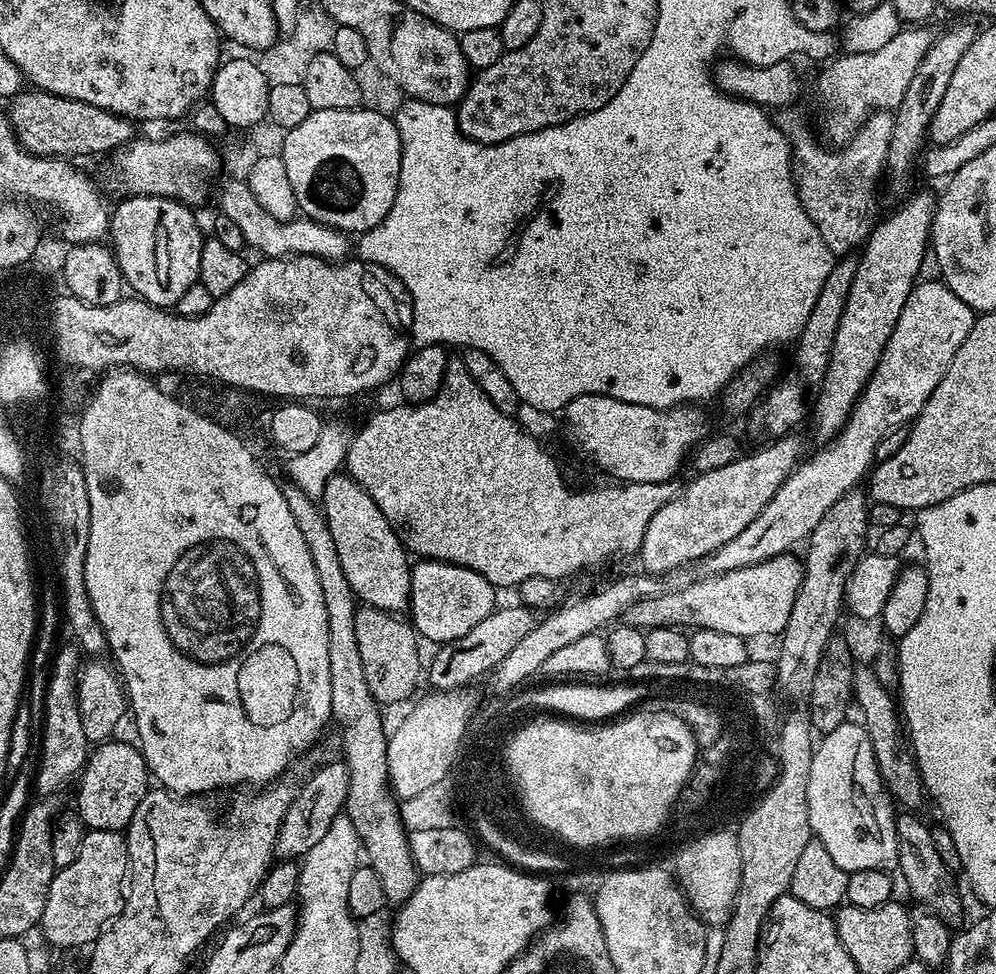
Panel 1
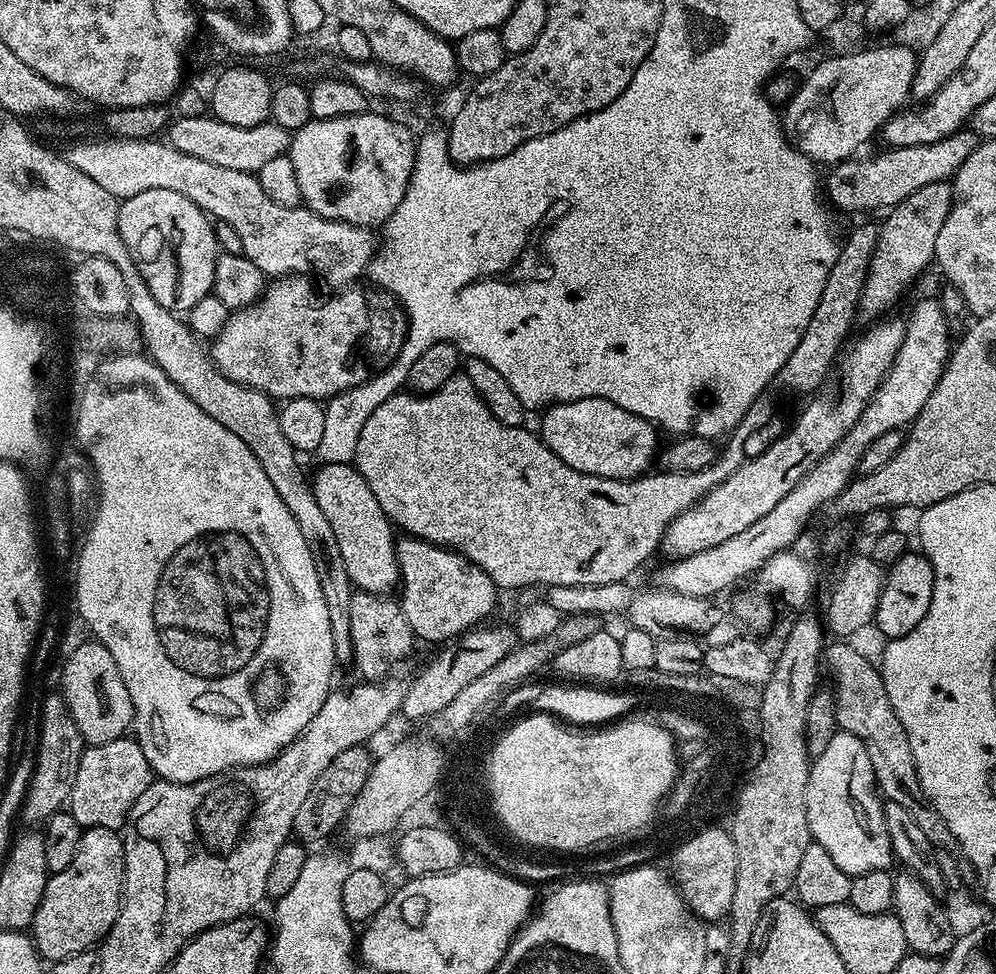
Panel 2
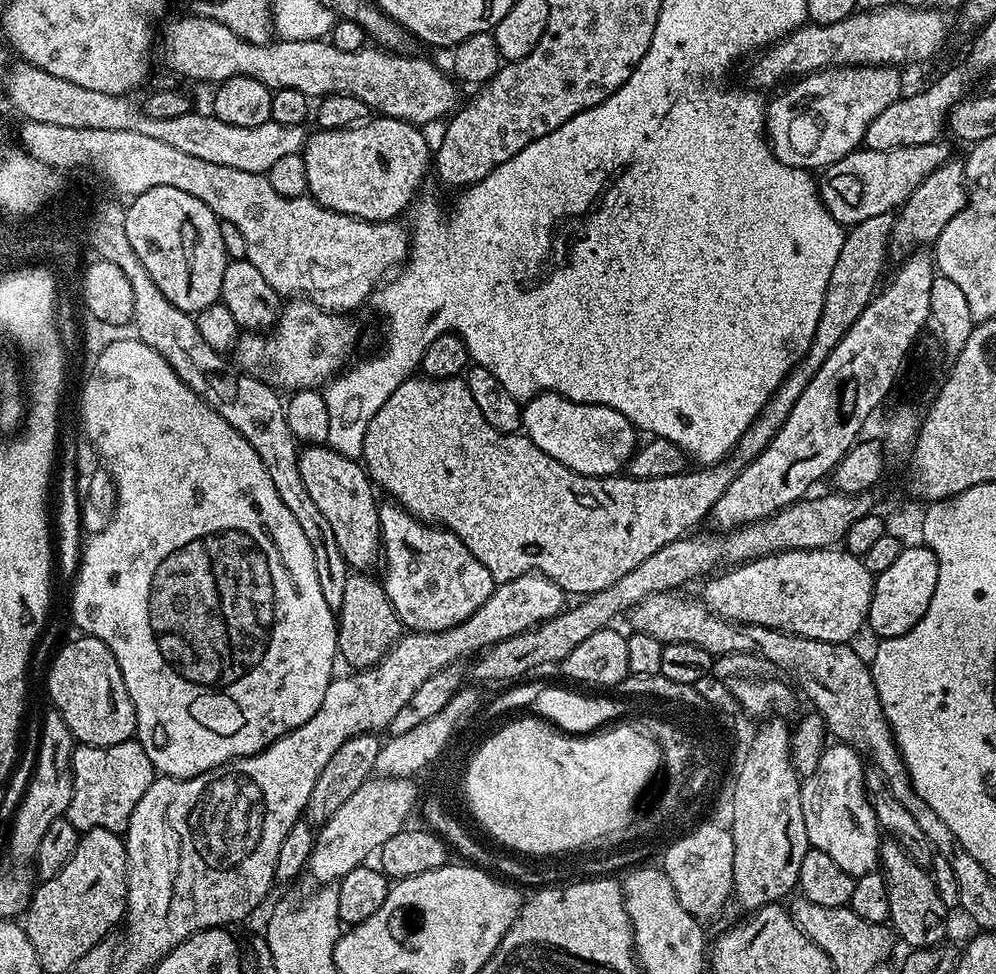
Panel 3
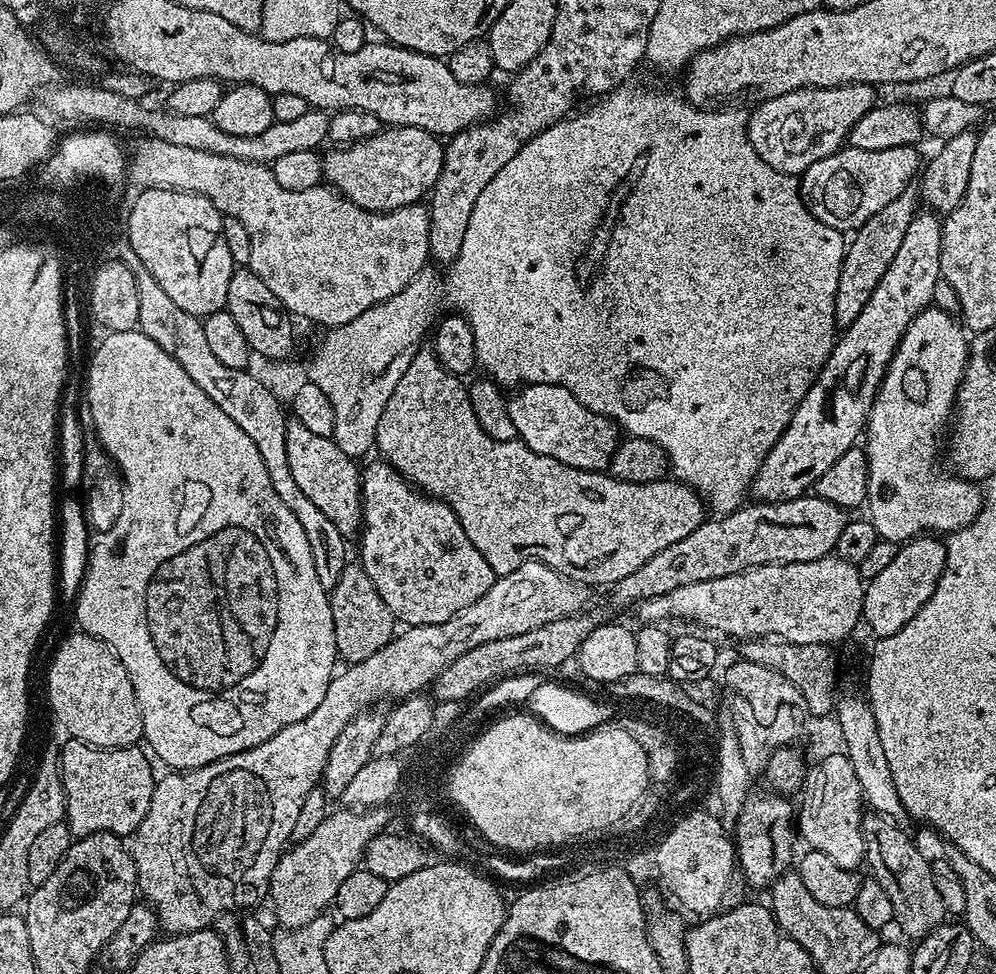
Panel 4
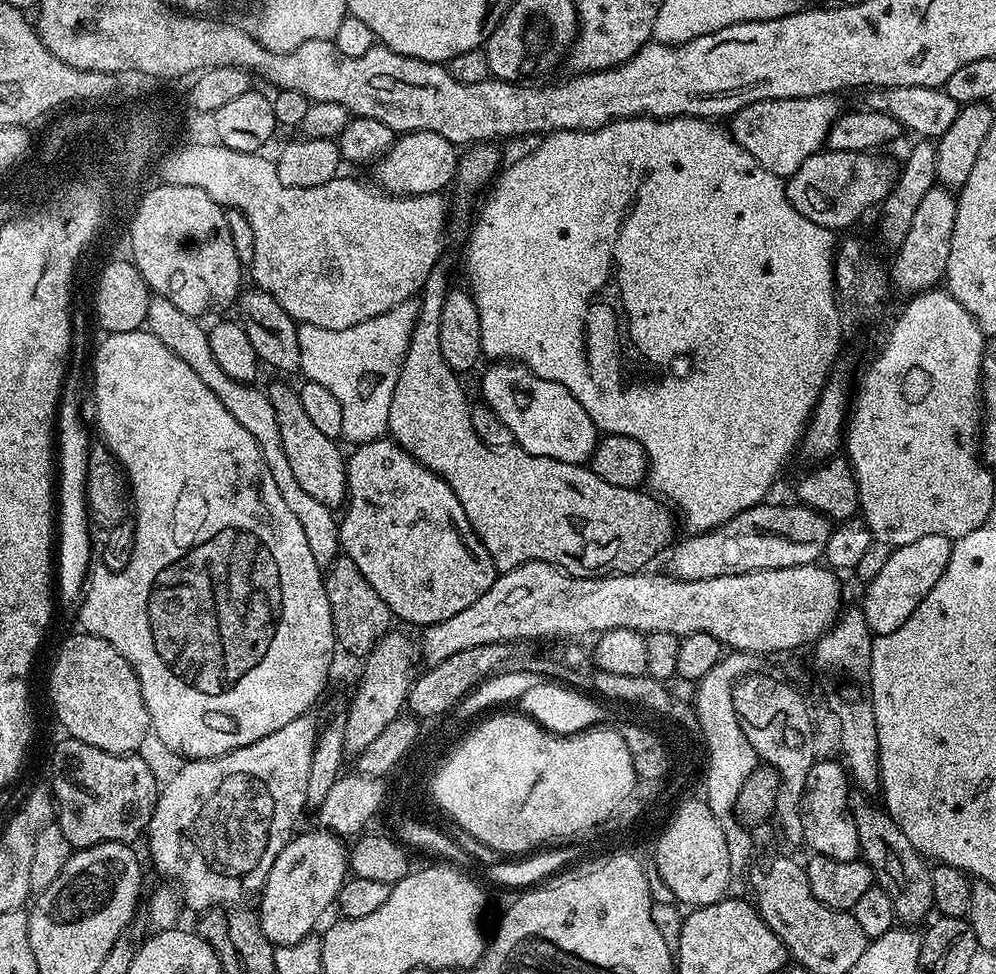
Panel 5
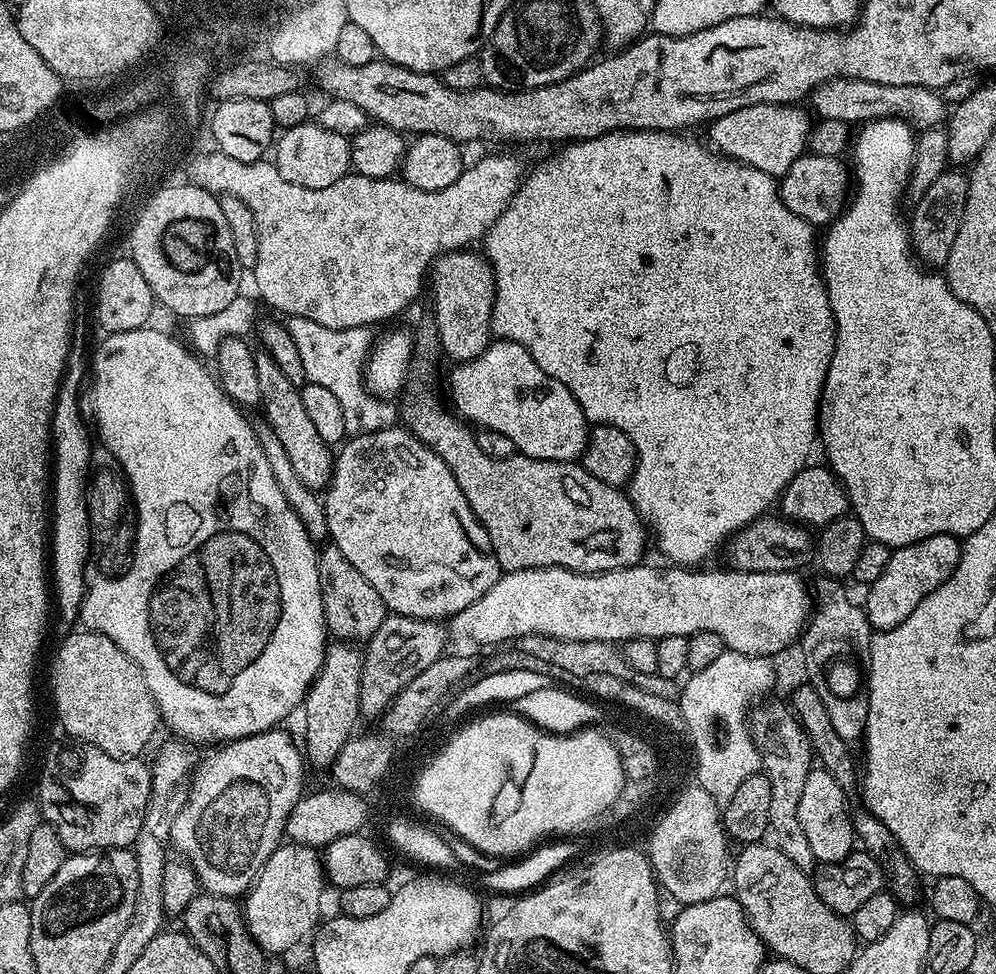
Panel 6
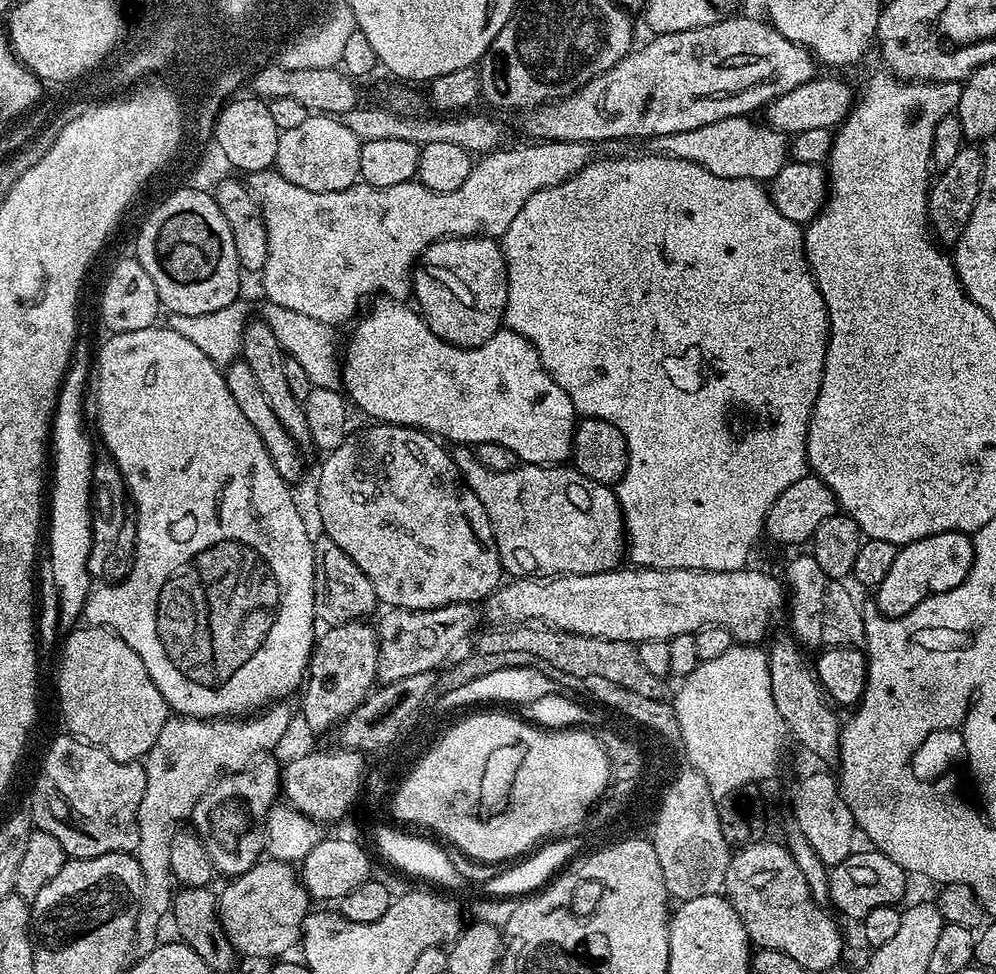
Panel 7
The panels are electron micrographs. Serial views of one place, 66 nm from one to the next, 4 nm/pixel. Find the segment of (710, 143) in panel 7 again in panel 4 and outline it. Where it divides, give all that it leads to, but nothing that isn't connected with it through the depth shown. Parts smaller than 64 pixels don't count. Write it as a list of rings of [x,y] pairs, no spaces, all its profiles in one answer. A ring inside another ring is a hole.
[[[842,84],[829,88],[803,88],[790,94],[782,94],[778,98],[759,101],[748,117],[750,146],[754,146],[758,158],[774,166],[774,170],[799,177],[811,164],[818,162],[818,158],[826,158],[845,147],[854,122],[858,122],[858,118],[862,118],[862,114],[869,112],[877,103],[876,92],[877,89],[871,84]]]

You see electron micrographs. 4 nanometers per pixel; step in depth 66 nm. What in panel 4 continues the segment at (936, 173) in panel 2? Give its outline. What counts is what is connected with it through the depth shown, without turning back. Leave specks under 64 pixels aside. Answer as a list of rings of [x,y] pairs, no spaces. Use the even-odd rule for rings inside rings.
[[[845,146],[826,158],[818,158],[800,173],[800,197],[808,207],[808,213],[834,230],[851,234],[882,210],[882,206],[898,198],[908,184],[917,179],[922,159],[915,147],[894,146],[894,150],[858,150]]]

